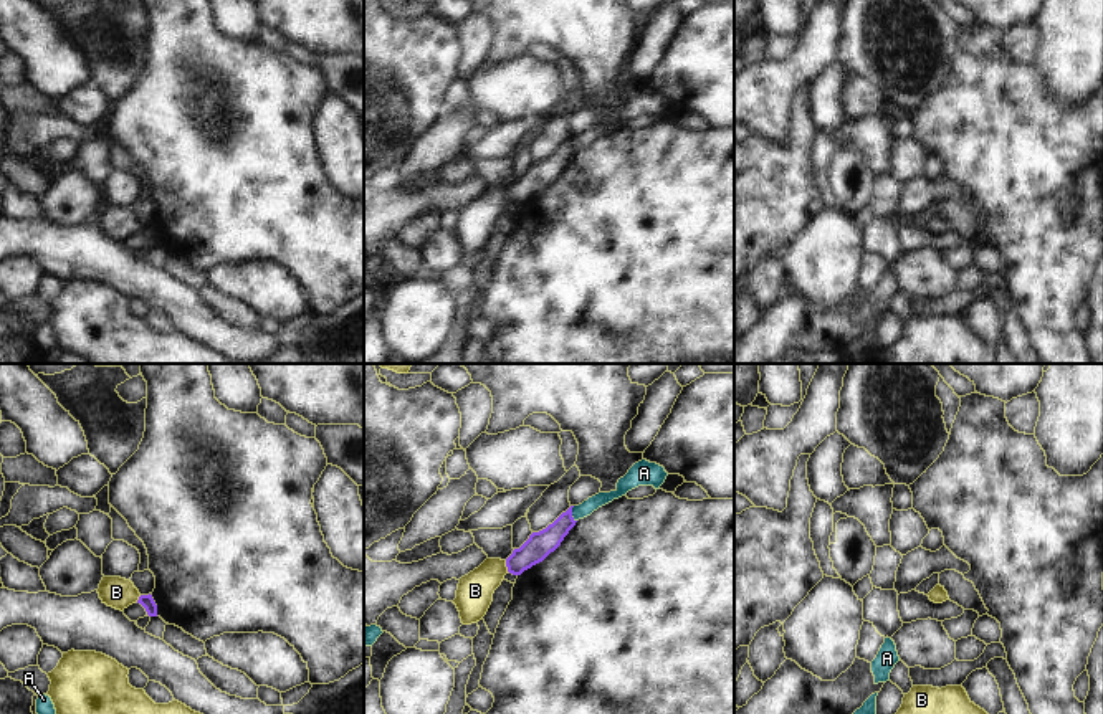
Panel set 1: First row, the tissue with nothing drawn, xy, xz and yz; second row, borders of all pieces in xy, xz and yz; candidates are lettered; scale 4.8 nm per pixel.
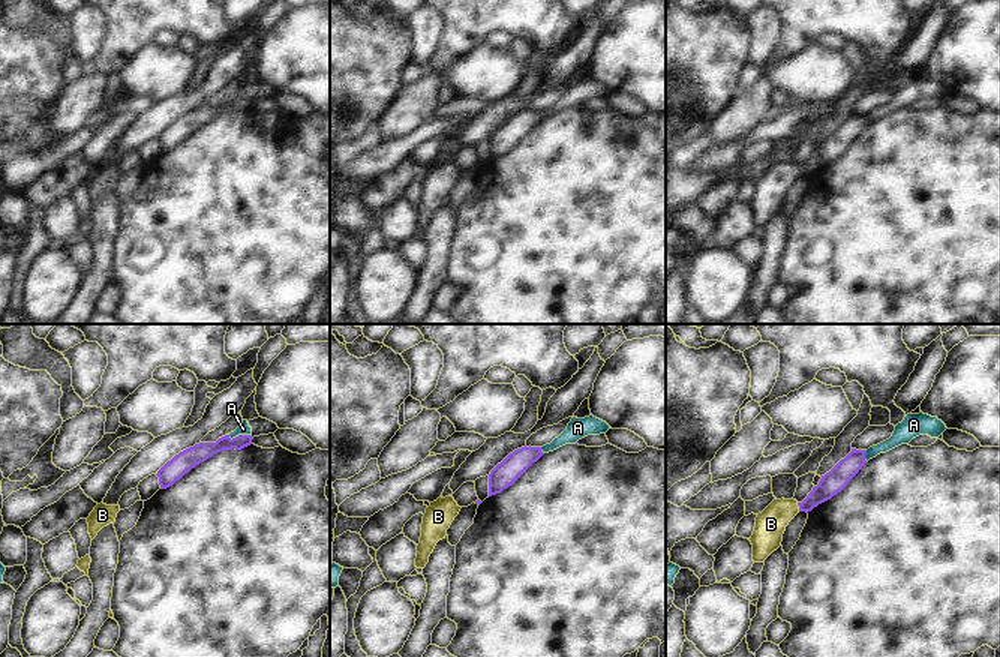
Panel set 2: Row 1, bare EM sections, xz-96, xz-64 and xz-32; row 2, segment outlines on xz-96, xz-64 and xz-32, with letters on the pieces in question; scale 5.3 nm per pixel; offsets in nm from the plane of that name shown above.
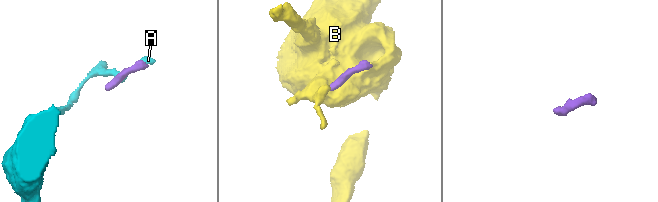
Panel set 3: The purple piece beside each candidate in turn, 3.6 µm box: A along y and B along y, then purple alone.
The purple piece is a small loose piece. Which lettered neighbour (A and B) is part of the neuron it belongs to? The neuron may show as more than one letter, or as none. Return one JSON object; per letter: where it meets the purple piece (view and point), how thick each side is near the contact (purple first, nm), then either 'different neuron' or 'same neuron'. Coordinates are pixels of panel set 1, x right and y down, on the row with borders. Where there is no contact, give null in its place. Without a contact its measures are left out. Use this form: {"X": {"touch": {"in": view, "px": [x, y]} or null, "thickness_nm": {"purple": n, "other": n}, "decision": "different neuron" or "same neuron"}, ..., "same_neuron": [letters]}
{"A": {"touch": {"in": "xz", "px": [571, 514]}, "thickness_nm": {"purple": 130, "other": 70}, "decision": "different neuron"}, "B": {"touch": {"in": "xz", "px": [506, 566]}, "thickness_nm": {"purple": 130, "other": 180}, "decision": "same neuron"}, "same_neuron": ["B"]}

